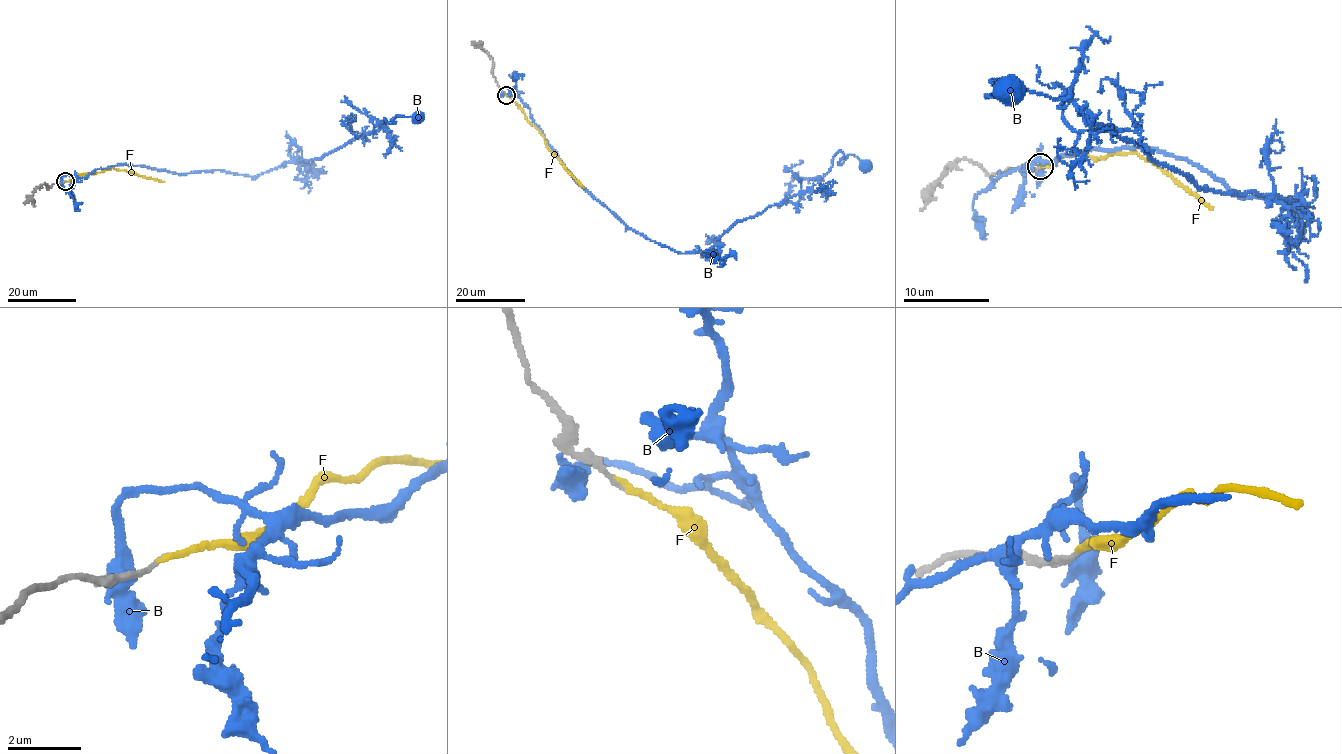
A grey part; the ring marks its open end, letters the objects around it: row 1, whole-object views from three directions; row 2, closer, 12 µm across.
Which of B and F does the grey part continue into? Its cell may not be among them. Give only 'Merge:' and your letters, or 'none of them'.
Merge: F

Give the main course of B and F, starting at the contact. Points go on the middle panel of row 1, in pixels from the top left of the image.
B: (503, 93), (528, 107), (579, 184), (681, 253), (815, 192), (838, 151), (840, 164), (853, 154), (866, 166)
F: (505, 95), (584, 188)

